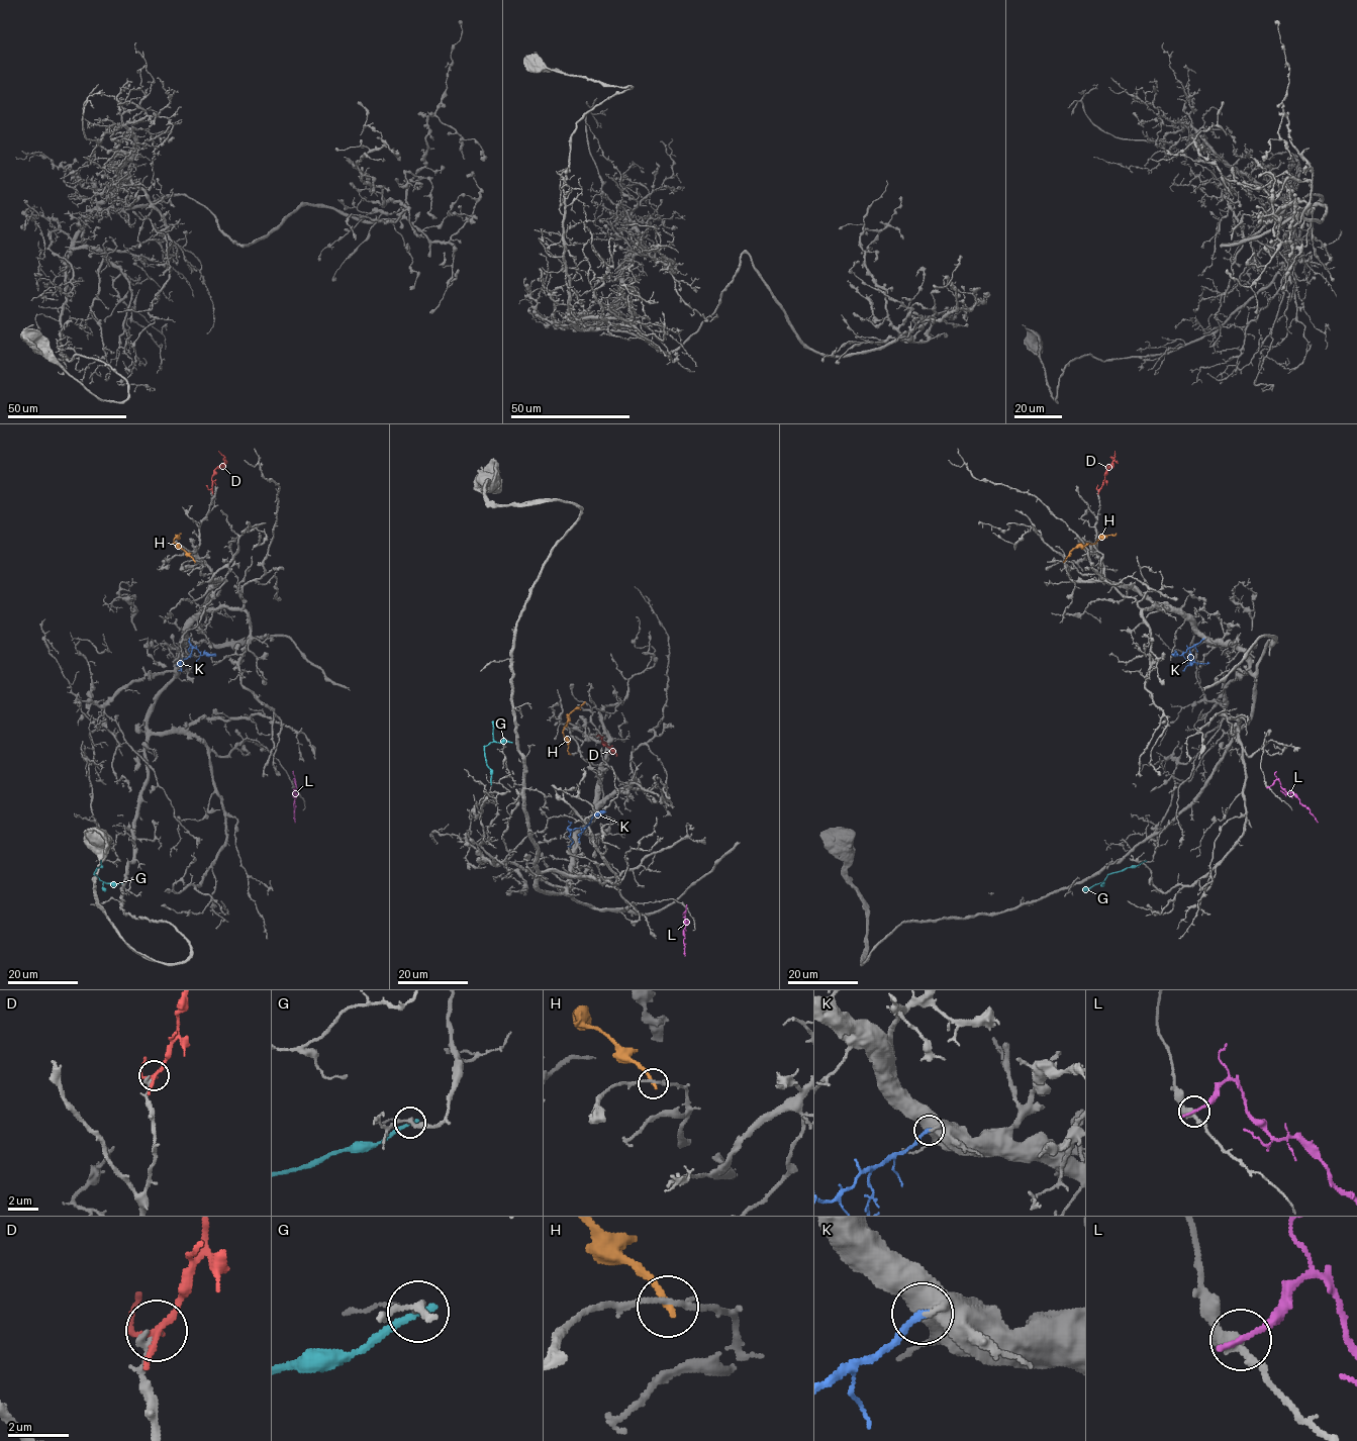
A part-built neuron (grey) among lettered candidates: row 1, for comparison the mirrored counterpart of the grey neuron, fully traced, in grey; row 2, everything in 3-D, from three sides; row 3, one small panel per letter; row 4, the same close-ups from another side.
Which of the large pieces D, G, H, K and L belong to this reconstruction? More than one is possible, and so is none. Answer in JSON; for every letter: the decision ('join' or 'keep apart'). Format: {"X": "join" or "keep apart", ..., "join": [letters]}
{"D": "keep apart", "G": "keep apart", "H": "keep apart", "K": "join", "L": "keep apart", "join": ["K"]}

